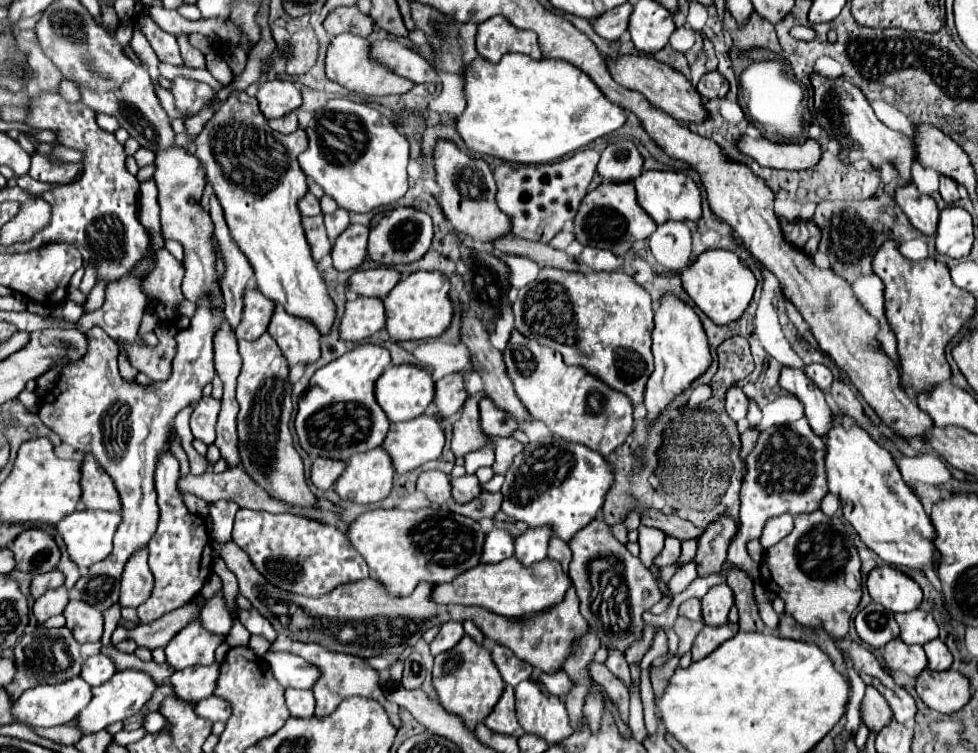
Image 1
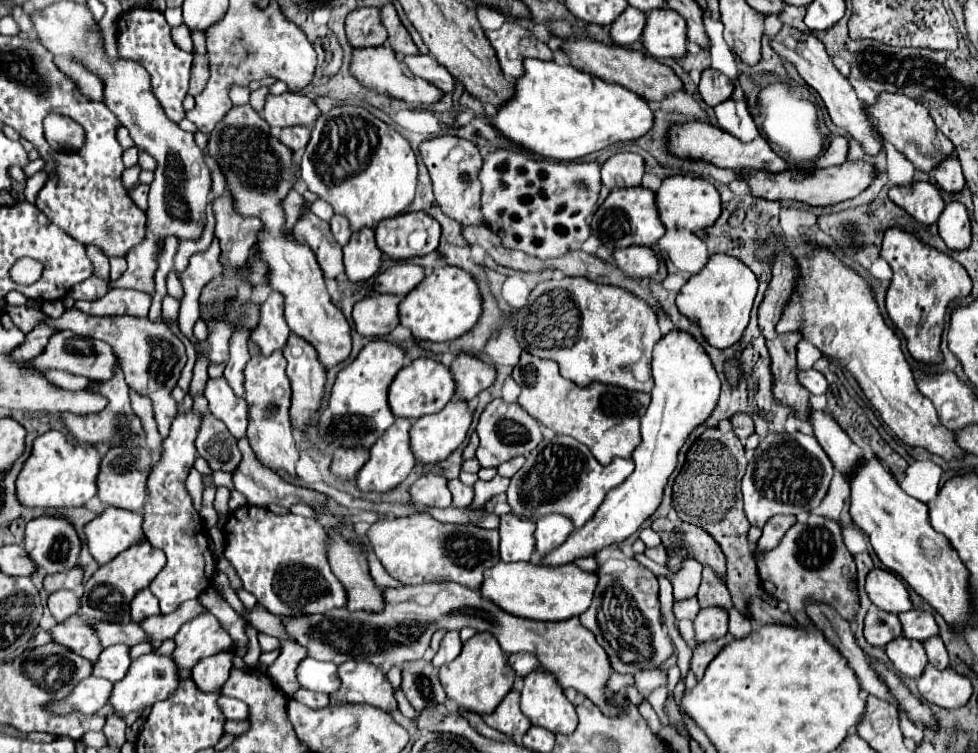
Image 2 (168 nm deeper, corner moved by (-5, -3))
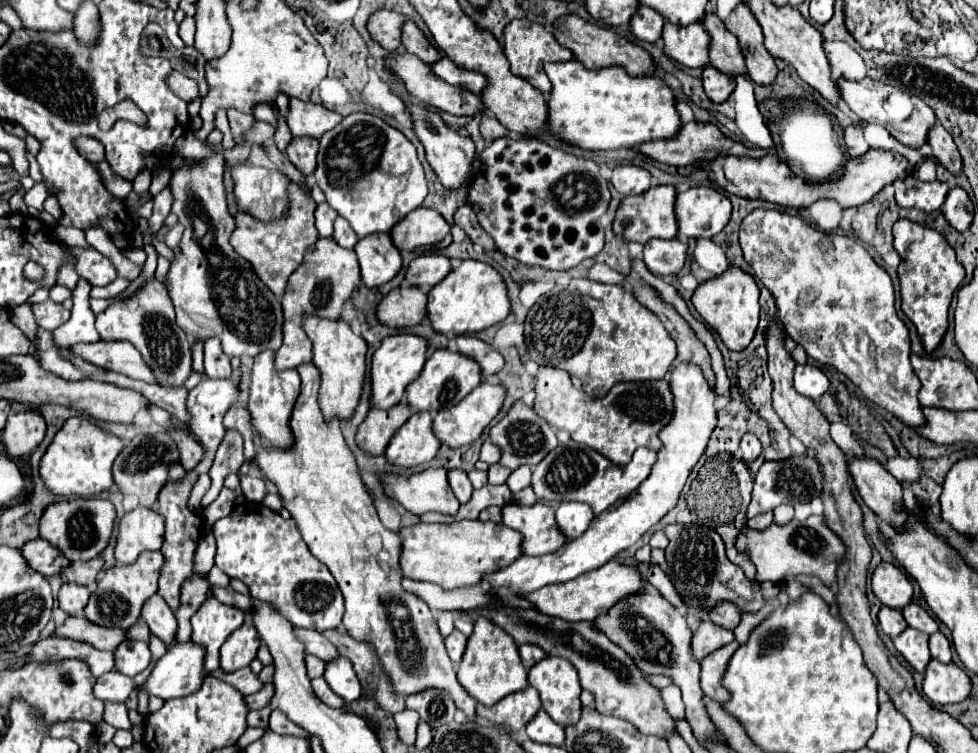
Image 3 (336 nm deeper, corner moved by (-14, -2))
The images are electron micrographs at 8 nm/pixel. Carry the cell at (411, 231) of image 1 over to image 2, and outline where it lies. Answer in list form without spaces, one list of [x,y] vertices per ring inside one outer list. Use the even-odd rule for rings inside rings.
[[[402,212],[376,226],[376,244],[392,260],[426,256],[438,248],[440,224],[426,212]]]

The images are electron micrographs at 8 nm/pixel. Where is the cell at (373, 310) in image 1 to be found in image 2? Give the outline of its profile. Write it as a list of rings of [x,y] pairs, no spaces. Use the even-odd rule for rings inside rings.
[[[376,294],[356,302],[352,318],[356,332],[366,338],[382,338],[398,326],[400,298],[392,294]]]

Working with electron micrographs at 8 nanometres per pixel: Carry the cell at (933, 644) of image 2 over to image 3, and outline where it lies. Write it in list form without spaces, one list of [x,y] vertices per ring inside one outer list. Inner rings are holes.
[[[937,631],[929,637],[929,649],[931,649],[933,659],[937,659],[941,663],[951,663],[951,645],[941,631]]]

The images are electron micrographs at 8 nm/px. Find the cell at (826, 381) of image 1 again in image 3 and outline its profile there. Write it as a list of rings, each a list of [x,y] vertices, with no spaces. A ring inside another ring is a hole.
[[[797,365],[795,367],[795,389],[797,393],[819,399],[829,389],[829,379],[825,373],[813,365]]]

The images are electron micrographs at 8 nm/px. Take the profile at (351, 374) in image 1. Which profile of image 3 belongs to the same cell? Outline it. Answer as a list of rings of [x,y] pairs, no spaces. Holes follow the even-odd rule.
[[[397,333],[397,335],[385,337],[371,361],[371,379],[373,379],[371,403],[379,409],[389,409],[397,405],[403,399],[407,385],[419,377],[425,365],[425,359],[427,359],[427,339],[411,333]]]

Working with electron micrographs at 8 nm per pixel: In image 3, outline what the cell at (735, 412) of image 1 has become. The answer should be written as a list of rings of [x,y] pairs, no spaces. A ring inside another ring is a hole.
[[[745,435],[745,437],[741,439],[741,461],[743,461],[747,467],[751,467],[753,461],[755,461],[759,455],[761,455],[761,443],[759,443],[759,439],[757,439],[755,435]]]

